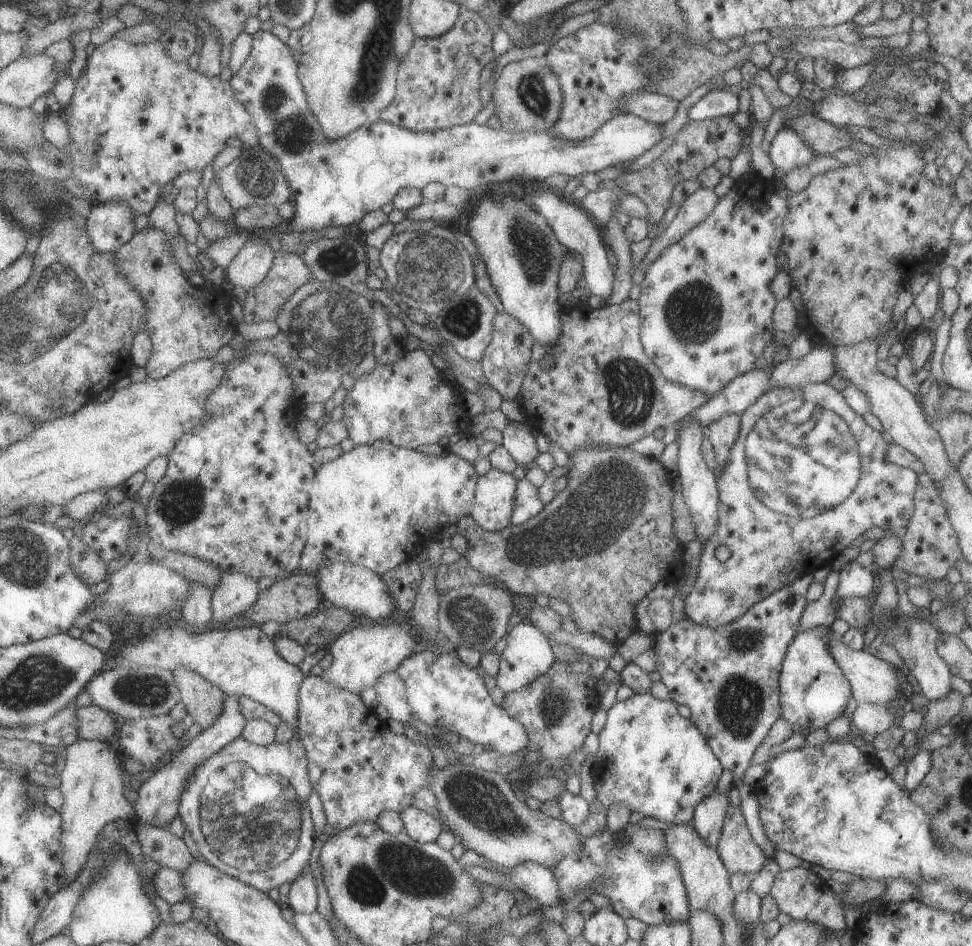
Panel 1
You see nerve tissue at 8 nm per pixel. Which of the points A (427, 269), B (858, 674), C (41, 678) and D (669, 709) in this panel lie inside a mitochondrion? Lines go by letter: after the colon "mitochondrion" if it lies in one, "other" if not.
A: mitochondrion
B: other
C: mitochondrion
D: other

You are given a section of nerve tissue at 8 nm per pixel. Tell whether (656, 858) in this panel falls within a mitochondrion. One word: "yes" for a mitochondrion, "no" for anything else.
yes

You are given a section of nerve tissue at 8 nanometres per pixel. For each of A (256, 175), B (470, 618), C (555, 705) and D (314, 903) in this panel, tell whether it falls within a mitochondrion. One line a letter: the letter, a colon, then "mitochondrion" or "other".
A: mitochondrion
B: mitochondrion
C: mitochondrion
D: other

